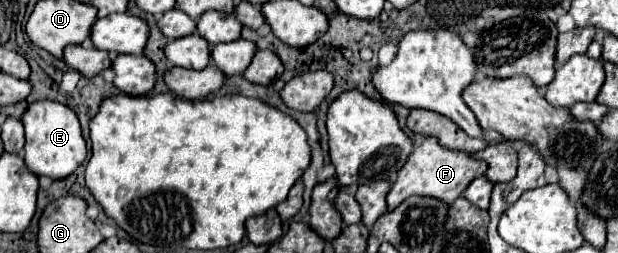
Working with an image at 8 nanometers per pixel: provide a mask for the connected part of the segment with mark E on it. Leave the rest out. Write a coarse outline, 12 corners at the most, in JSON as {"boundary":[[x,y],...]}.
{"boundary":[[36,101],[22,115],[24,161],[64,179],[86,141],[68,105]]}

